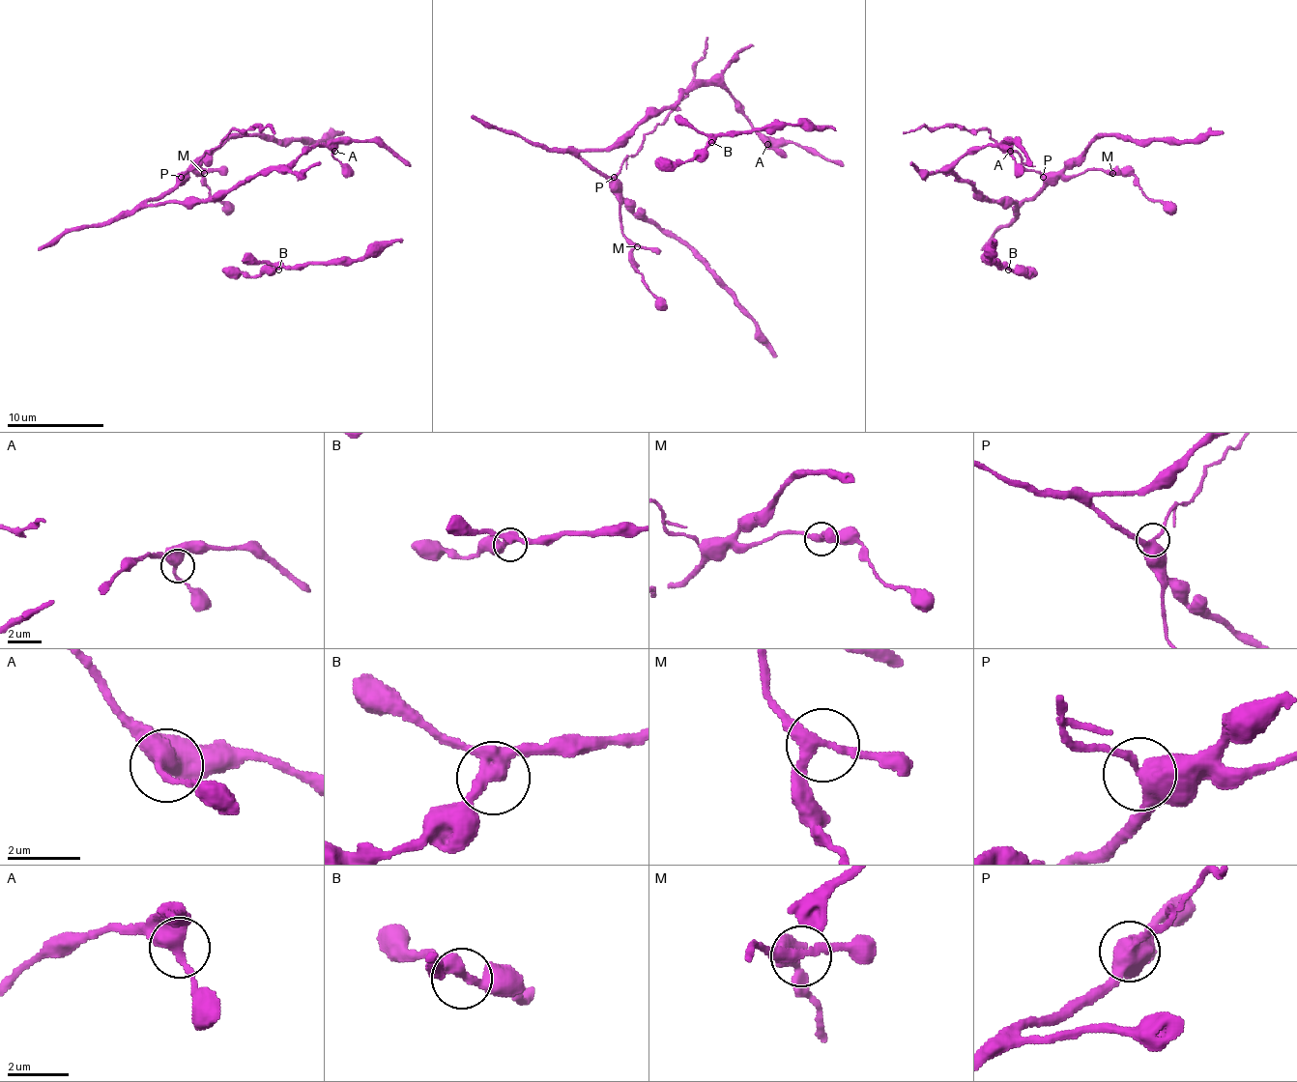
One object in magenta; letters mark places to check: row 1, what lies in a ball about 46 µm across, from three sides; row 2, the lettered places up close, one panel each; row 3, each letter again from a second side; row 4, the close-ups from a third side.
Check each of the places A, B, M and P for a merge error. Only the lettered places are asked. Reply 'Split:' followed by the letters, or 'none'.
Split: P

